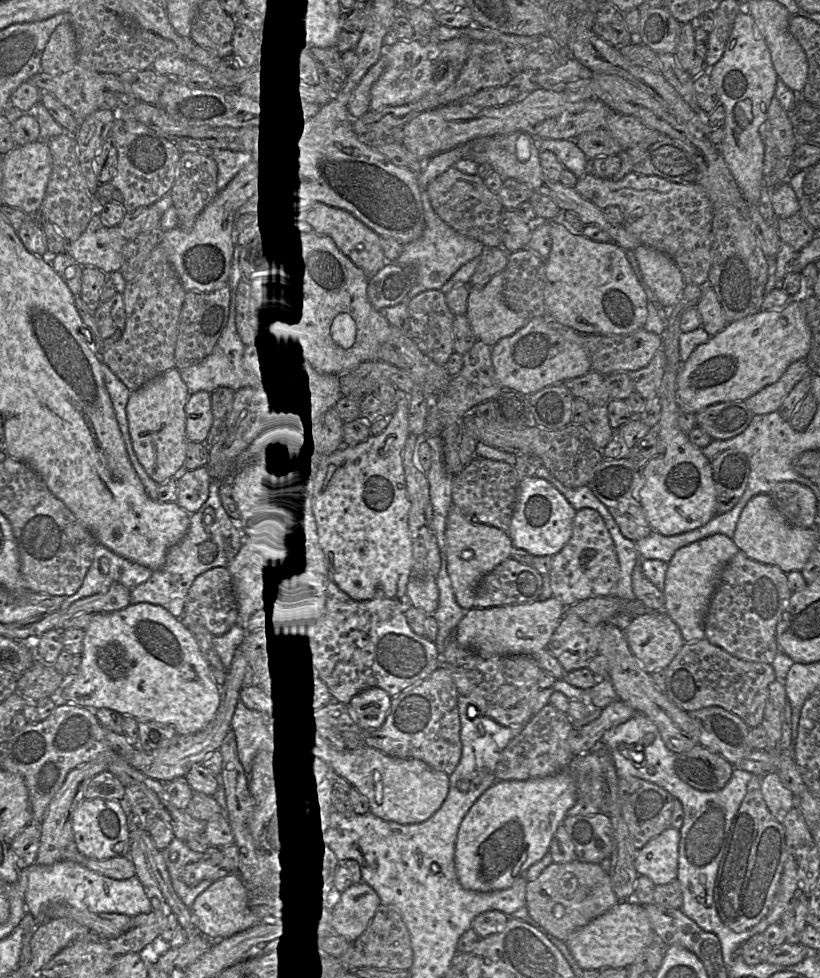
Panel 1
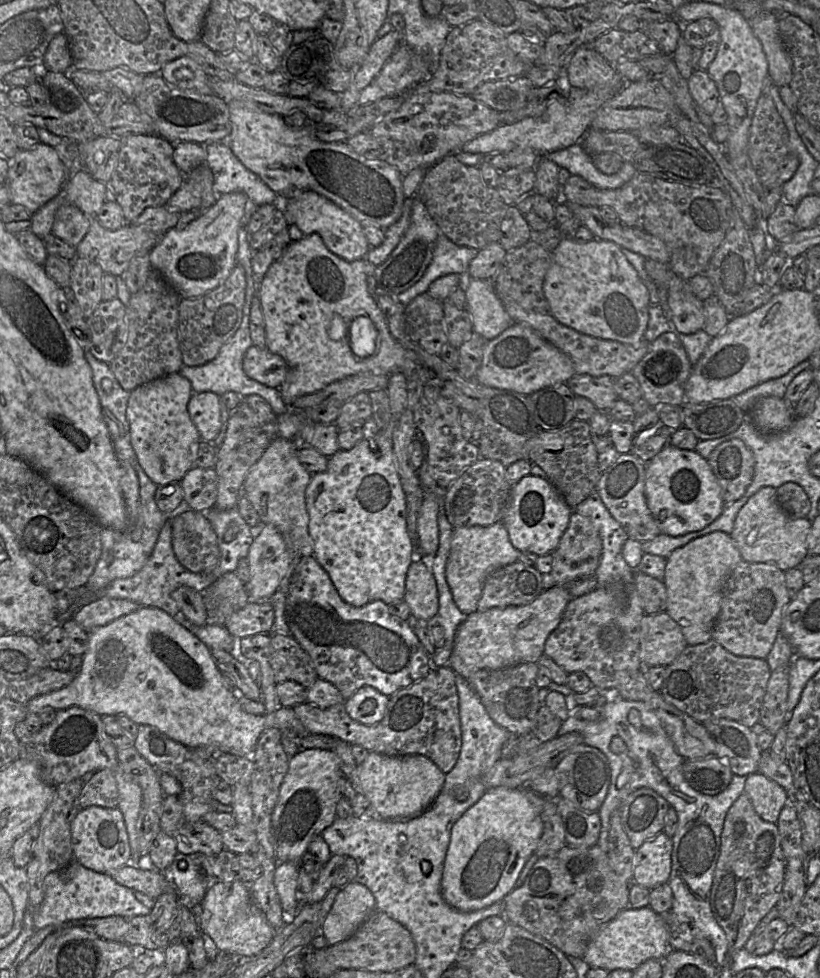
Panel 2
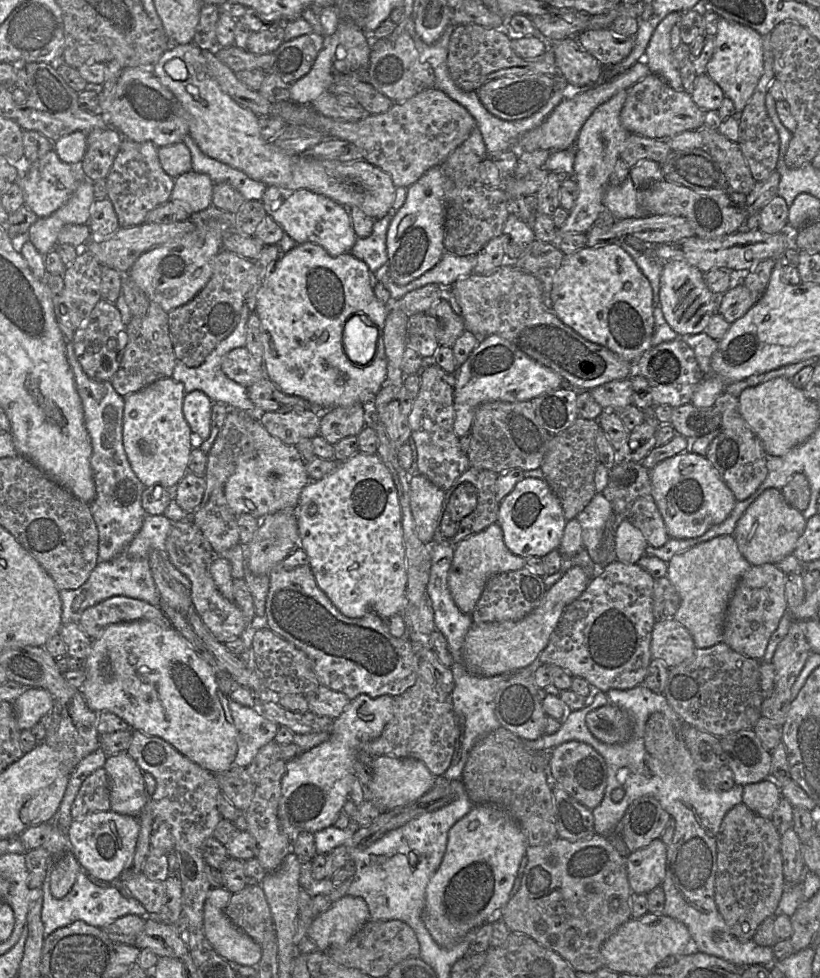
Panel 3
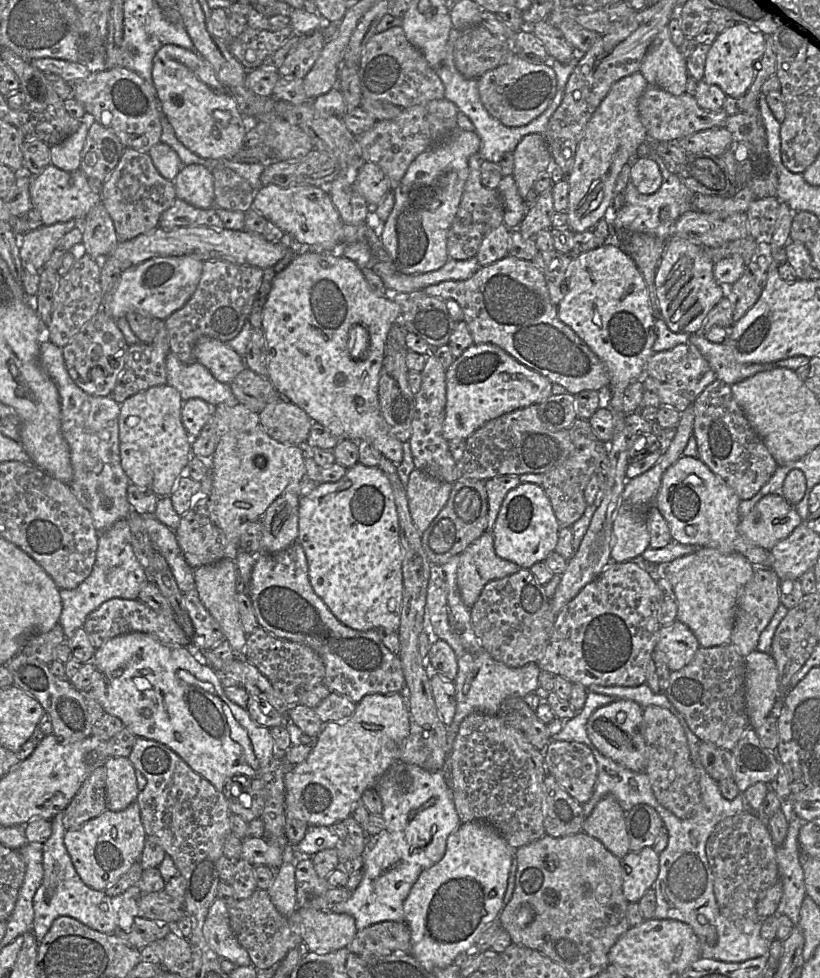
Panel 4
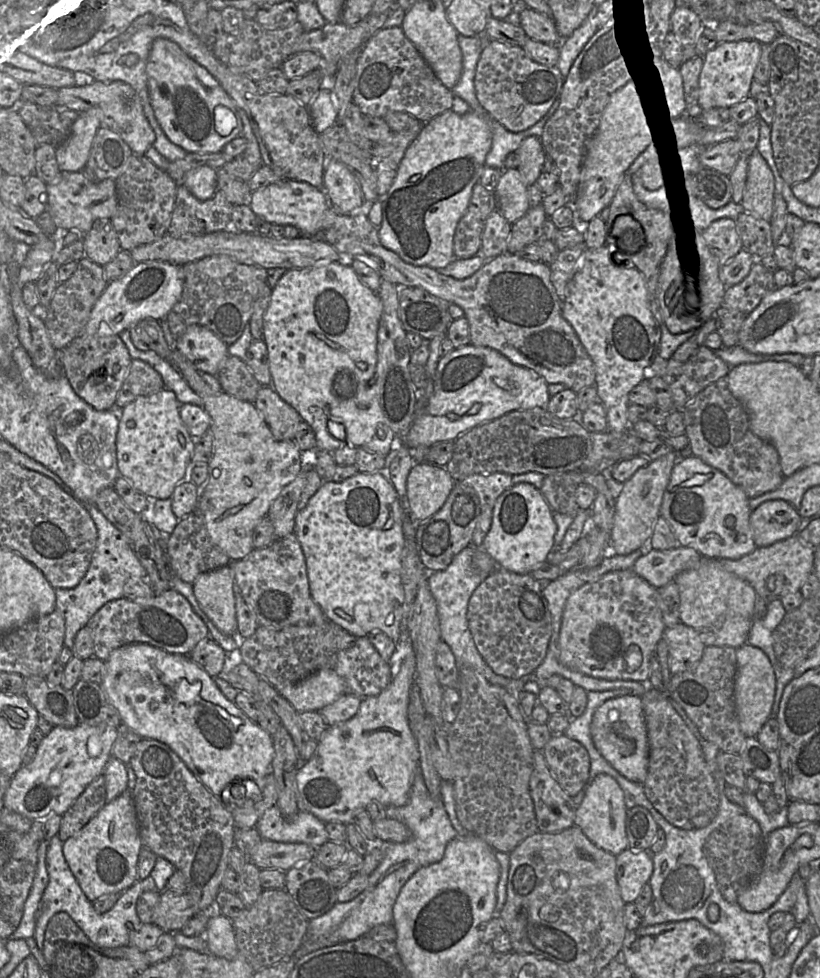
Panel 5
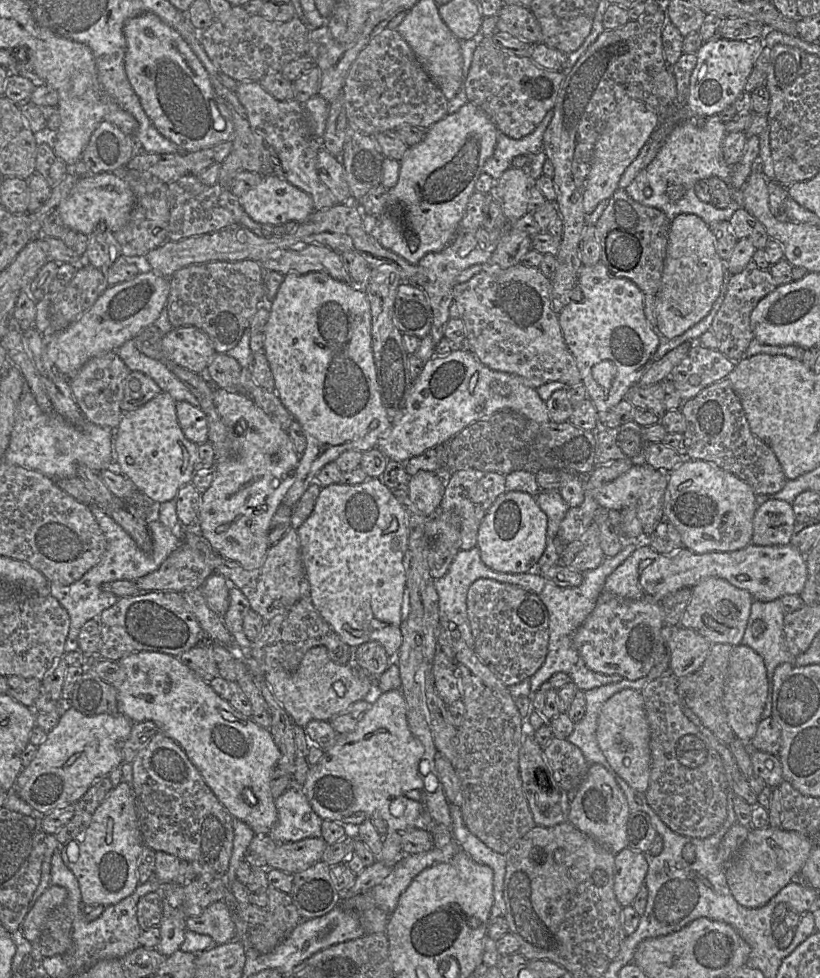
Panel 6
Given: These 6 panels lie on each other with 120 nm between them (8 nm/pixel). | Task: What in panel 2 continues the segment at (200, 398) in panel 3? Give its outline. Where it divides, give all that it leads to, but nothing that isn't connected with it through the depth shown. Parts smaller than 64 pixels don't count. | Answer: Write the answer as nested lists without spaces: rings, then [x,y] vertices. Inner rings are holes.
[[[212,392],[194,393],[188,403],[188,413],[201,439],[212,442],[221,427],[220,396]]]

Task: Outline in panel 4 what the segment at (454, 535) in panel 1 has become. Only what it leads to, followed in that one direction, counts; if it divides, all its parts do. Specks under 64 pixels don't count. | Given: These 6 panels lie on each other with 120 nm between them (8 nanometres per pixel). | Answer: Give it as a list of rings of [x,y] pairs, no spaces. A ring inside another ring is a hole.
[[[485,531],[460,554],[457,585],[463,603],[472,608],[488,582],[514,574],[520,569],[519,565],[496,554],[493,533]]]

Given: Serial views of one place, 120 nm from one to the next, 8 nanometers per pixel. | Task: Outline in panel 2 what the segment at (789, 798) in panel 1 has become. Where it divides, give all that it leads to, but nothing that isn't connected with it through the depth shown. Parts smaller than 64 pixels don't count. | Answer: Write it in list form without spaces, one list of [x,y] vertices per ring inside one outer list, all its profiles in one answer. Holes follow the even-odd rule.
[[[757,772],[747,776],[744,793],[763,820],[777,825],[779,814],[788,803],[787,791],[784,788]]]

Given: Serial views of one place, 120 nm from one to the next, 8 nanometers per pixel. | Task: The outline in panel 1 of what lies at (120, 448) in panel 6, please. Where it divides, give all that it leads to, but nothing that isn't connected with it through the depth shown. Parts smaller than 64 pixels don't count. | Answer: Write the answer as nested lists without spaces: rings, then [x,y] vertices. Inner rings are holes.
[[[174,368],[131,392],[128,400],[127,419],[133,449],[146,473],[158,484],[187,471],[183,469],[189,442],[185,407],[191,395],[181,372]]]

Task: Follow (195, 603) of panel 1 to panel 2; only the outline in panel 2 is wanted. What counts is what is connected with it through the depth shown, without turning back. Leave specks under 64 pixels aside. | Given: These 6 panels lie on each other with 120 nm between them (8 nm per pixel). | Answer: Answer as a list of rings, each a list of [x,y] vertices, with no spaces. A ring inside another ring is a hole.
[[[235,572],[220,576],[203,592],[207,624],[224,626],[233,613],[248,603],[246,585]]]

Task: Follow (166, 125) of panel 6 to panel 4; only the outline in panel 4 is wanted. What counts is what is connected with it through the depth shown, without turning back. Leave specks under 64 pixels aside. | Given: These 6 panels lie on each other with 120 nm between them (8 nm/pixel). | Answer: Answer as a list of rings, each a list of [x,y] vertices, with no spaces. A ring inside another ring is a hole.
[[[173,44],[164,45],[153,58],[152,80],[162,113],[173,127],[177,139],[191,152],[204,159],[228,160],[244,148],[249,124],[229,89],[219,81],[213,68],[199,53]],[[216,110],[228,114],[229,124],[226,127],[214,119],[213,113]]]

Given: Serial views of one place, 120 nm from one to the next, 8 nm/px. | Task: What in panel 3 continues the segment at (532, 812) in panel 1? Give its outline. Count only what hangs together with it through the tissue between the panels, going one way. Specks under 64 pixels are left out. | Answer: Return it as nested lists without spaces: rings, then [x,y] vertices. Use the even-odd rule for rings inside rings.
[[[475,805],[449,831],[443,860],[426,888],[423,922],[441,947],[450,949],[466,934],[489,922],[510,899],[528,843],[519,824],[503,809]]]

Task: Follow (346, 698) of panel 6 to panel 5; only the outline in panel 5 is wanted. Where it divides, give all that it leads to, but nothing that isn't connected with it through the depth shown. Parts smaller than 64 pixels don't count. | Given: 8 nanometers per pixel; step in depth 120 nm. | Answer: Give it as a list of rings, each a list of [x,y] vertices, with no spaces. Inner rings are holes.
[[[321,669],[291,686],[277,689],[298,712],[319,711],[346,693],[346,684],[334,669]]]

